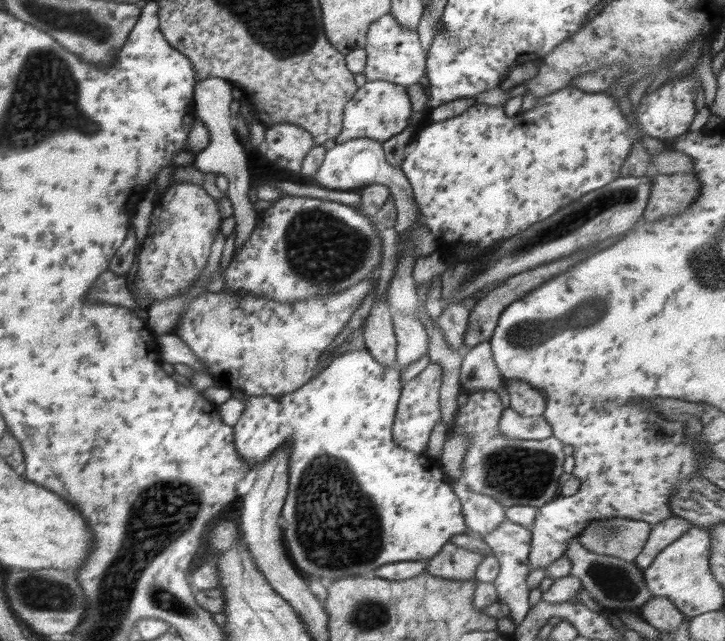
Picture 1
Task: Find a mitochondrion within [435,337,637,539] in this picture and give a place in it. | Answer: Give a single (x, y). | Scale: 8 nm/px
(524, 473)

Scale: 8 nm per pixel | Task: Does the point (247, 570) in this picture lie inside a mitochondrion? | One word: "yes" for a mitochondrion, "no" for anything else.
no

